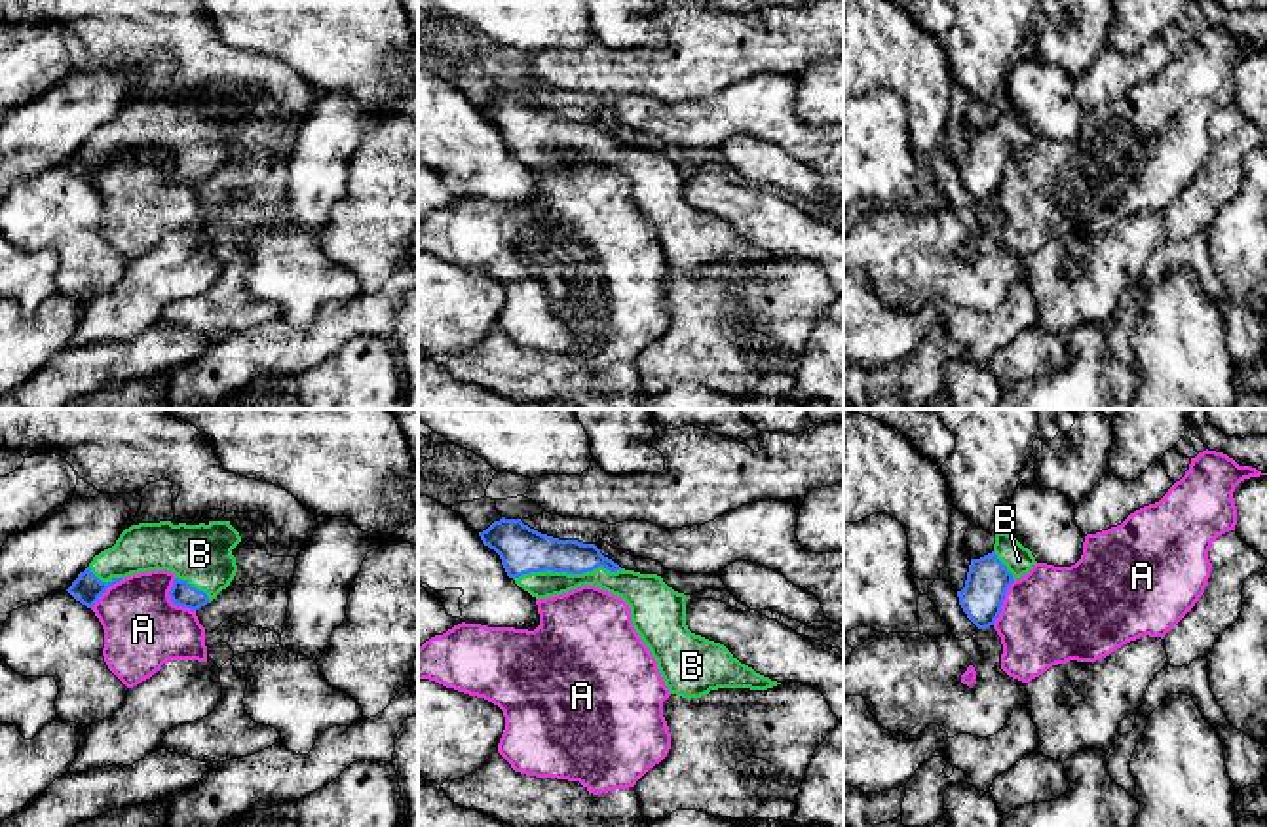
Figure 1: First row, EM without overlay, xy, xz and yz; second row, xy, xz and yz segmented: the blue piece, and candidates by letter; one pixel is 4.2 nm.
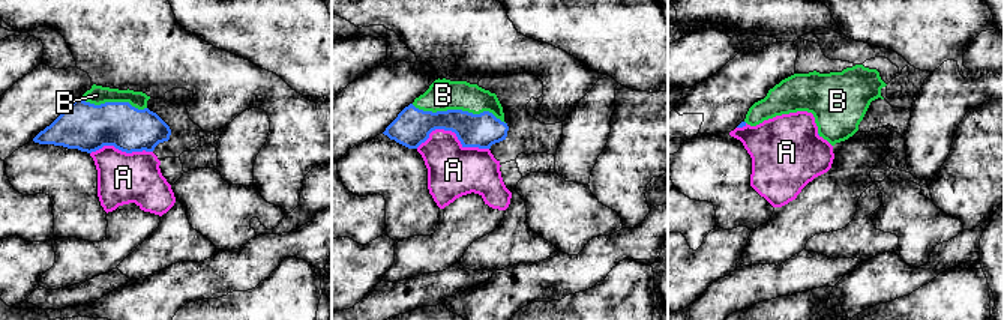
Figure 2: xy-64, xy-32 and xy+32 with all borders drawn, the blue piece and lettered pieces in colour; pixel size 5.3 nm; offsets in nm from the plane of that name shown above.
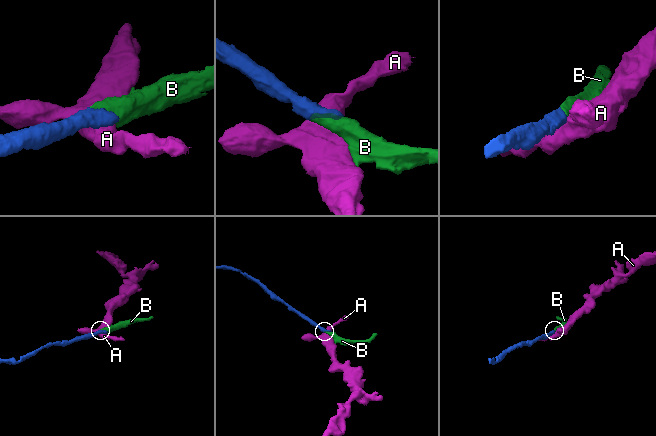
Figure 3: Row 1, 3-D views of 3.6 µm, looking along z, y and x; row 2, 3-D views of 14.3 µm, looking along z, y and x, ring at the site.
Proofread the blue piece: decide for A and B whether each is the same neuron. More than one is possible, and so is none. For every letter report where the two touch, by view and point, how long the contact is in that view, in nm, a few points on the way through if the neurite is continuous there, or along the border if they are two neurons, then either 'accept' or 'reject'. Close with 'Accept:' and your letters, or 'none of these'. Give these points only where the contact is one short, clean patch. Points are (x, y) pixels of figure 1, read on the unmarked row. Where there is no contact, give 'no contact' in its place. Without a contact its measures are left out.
A: xy (173, 175) | 170 nm | reject
B: xz (567, 145) | 460 nm | accept
Accept: B

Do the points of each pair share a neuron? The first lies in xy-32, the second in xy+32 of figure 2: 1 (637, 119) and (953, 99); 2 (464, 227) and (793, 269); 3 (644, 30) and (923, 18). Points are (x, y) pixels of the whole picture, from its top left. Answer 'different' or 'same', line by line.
1: different
2: different
3: same

